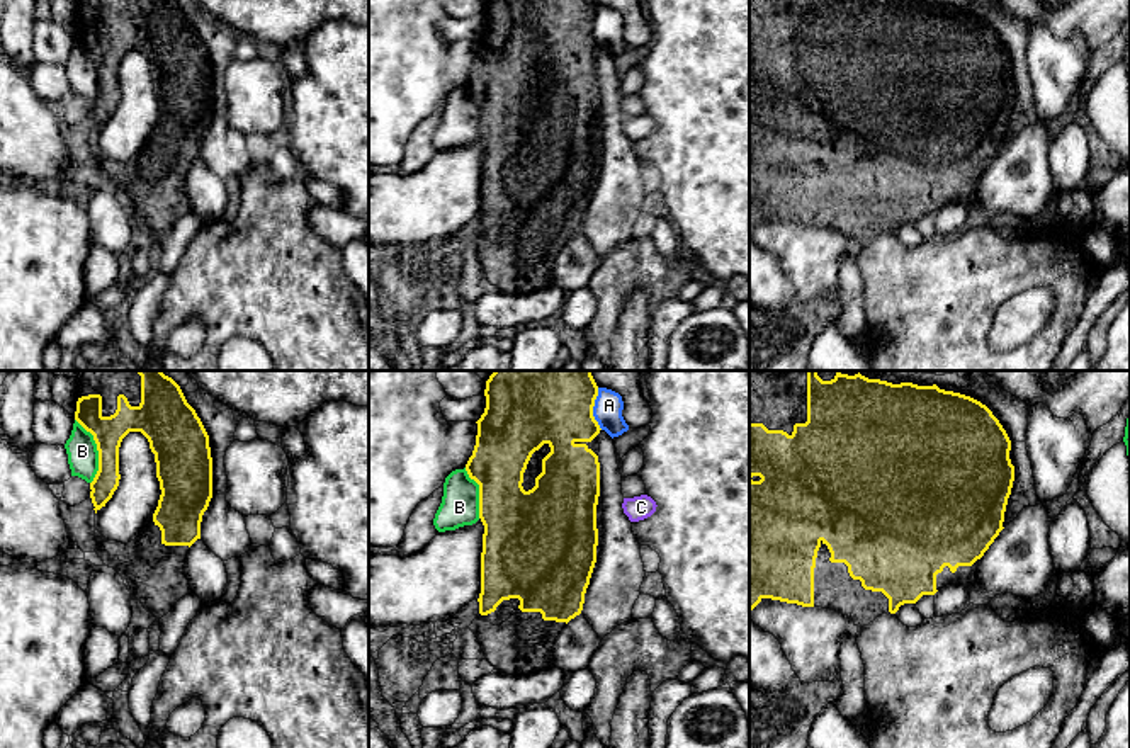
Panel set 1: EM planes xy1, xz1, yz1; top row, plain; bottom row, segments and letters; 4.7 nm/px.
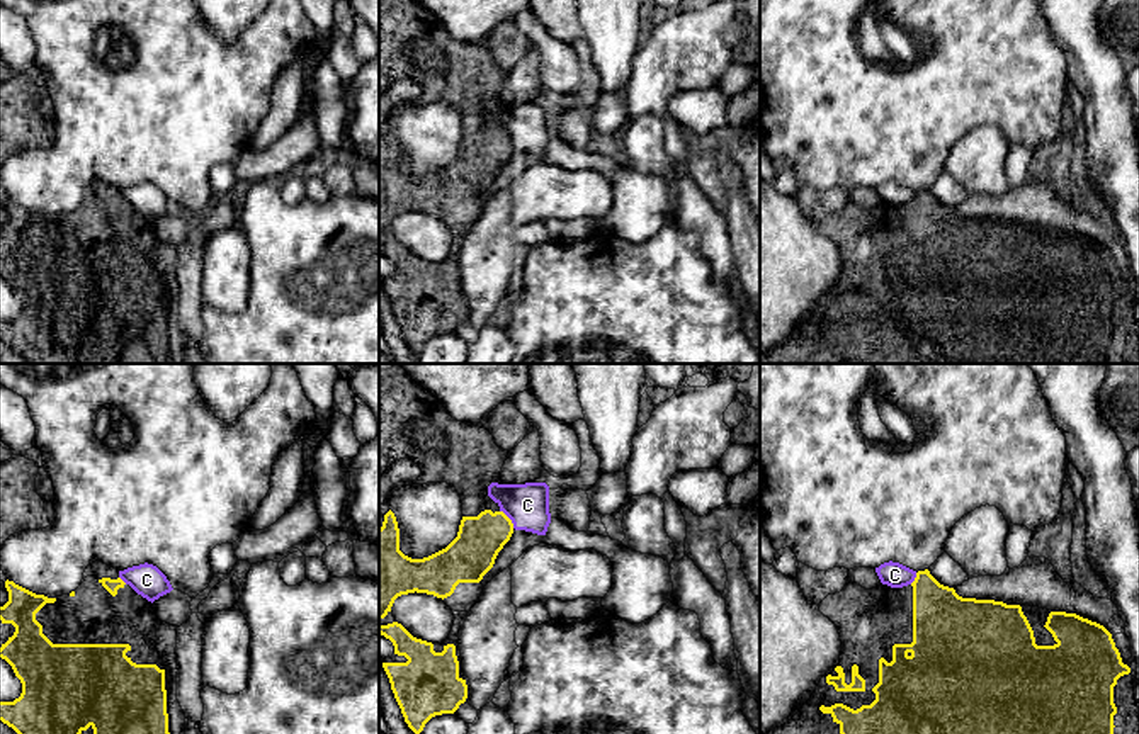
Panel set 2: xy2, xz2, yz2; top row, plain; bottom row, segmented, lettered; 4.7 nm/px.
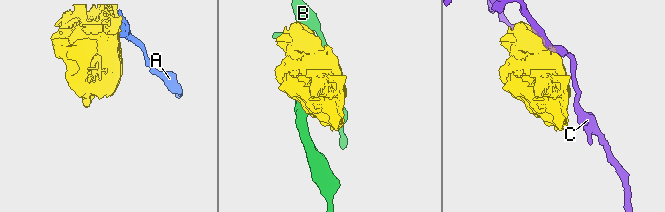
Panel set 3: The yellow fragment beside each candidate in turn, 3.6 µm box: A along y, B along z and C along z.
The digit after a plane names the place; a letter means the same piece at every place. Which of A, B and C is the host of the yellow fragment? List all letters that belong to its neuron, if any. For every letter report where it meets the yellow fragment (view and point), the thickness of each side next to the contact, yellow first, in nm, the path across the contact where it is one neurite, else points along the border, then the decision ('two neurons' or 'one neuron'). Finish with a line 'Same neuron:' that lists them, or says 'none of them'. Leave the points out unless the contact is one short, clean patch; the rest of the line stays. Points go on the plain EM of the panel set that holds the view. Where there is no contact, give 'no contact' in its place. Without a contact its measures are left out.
A: contact xz1 (592, 28); calibres 300 and 140 nm; border xz1 (597, 7), (593, 38), (602, 48); two neurons
B: contact xy1 (97, 68); calibres 150 and 140 nm; two neurons
C: contact xz2 (509, 138); calibres 220 and 200 nm; border xz2 (500, 129), (514, 146); two neurons
Same neuron: none of them

